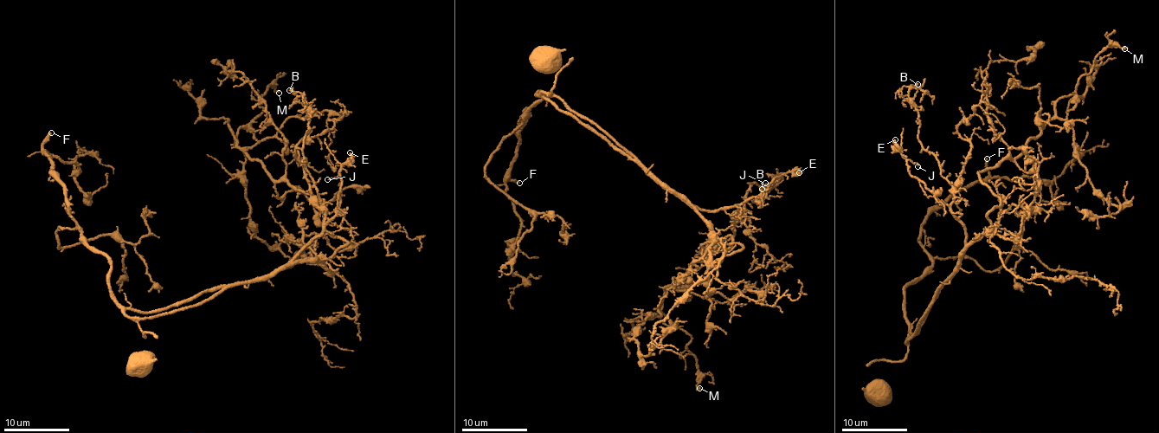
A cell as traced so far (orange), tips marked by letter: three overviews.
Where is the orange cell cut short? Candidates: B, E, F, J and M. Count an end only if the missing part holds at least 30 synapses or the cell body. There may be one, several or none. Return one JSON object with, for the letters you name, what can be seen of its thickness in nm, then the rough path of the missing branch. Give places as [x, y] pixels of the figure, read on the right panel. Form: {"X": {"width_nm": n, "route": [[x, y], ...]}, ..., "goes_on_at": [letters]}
{"F": {"width_nm": 320}, "goes_on_at": ["F"]}

